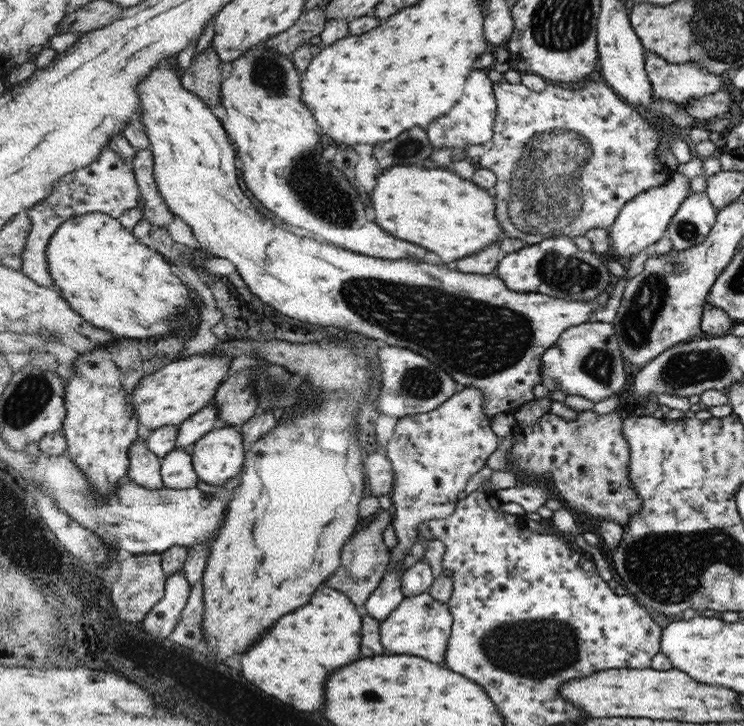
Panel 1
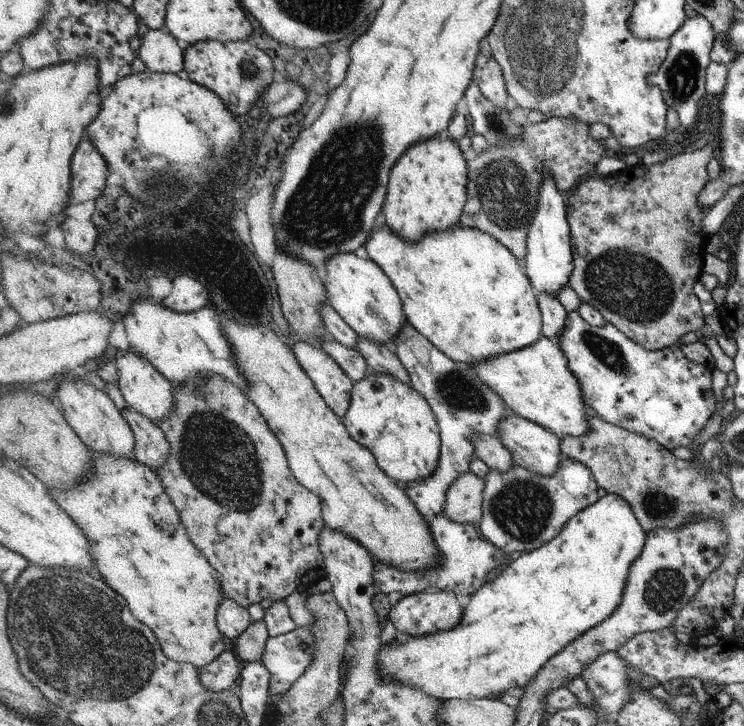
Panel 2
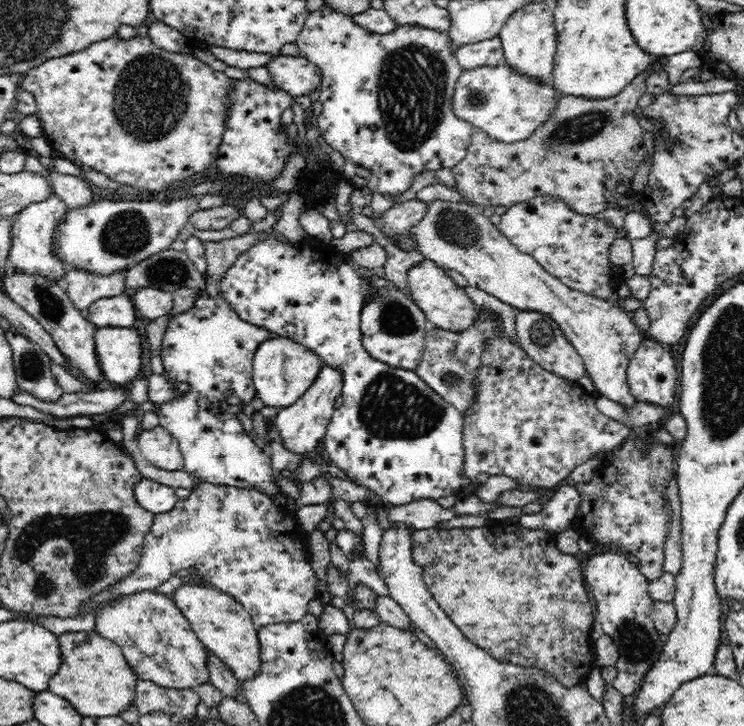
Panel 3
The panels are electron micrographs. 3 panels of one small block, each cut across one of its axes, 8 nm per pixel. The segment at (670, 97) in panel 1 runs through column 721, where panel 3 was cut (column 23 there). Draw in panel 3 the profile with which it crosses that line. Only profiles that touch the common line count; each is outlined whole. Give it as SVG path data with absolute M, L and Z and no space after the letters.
M118 34L91 44L88 48L81 49L80 52L68 53L64 56L45 60L42 64L31 68L24 75L24 81L20 85L20 89L34 95L37 116L40 118L42 125L42 135L50 146L60 152L64 158L78 165L89 166L92 170L98 170L98 172L106 174L108 178L120 182L120 184L127 184L134 189L149 192L164 190L174 182L184 180L186 176L192 176L196 172L204 172L210 164L216 162L219 158L219 146L227 127L230 108L234 105L234 102L230 100L230 96L234 94L233 80L229 79L224 71L212 70L206 62L196 58L196 54L166 52L166 50L158 48L150 38L124 40Z

